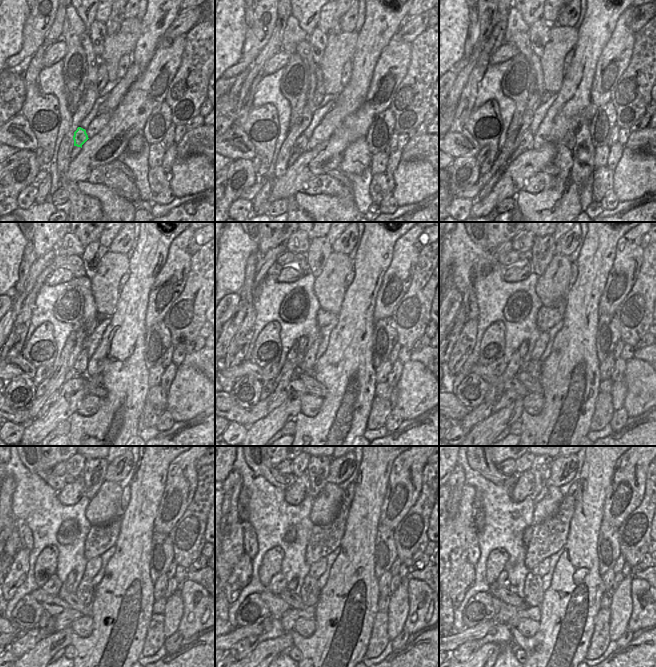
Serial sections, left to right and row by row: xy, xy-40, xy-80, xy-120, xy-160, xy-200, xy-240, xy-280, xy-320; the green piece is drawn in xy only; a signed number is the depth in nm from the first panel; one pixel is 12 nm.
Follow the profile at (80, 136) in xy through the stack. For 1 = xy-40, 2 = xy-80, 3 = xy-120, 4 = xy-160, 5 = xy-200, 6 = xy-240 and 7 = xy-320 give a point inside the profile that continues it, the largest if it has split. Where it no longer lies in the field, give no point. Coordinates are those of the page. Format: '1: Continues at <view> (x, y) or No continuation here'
1: Continues at xy-40 (303, 139)
2: Continues at xy-80 (527, 138)
3: Continues at xy-120 (81, 363)
4: Continues at xy-160 (309, 358)
5: Continues at xy-200 (541, 344)
6: Continues at xy-240 (93, 566)
7: Continues at xy-320 (542, 568)

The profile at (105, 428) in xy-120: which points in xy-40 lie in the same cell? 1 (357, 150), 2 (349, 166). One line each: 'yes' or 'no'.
1: yes
2: yes

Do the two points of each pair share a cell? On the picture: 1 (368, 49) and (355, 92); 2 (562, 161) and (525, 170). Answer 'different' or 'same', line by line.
1: same
2: different

